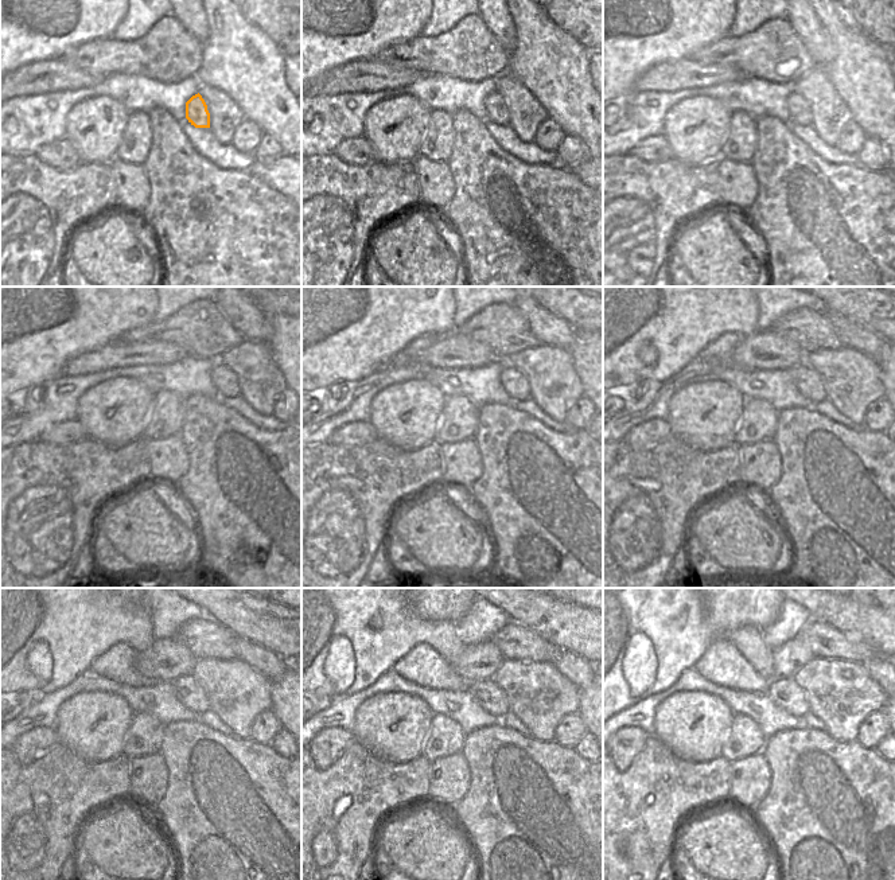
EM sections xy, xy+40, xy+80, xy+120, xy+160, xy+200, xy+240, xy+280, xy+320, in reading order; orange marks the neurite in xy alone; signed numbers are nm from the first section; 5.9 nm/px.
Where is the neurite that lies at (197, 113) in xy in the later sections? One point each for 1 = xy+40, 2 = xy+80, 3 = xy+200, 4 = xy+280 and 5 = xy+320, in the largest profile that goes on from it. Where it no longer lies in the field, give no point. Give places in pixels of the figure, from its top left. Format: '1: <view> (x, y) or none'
1: xy+40 (497, 109)
2: xy+80 (798, 109)
3: xy+200 (810, 385)
4: xy+280 (486, 693)
5: xy+320 (783, 690)

